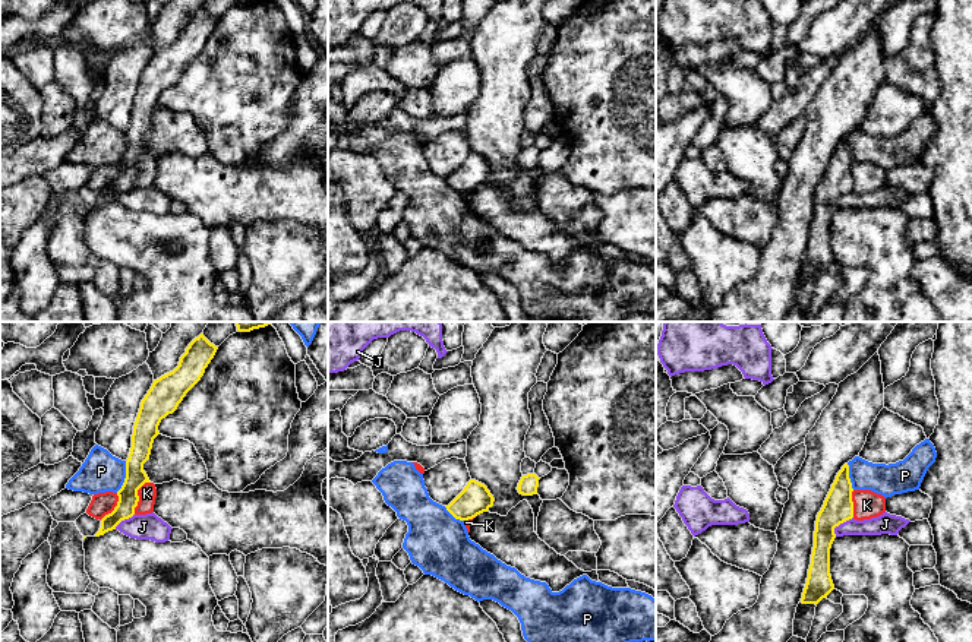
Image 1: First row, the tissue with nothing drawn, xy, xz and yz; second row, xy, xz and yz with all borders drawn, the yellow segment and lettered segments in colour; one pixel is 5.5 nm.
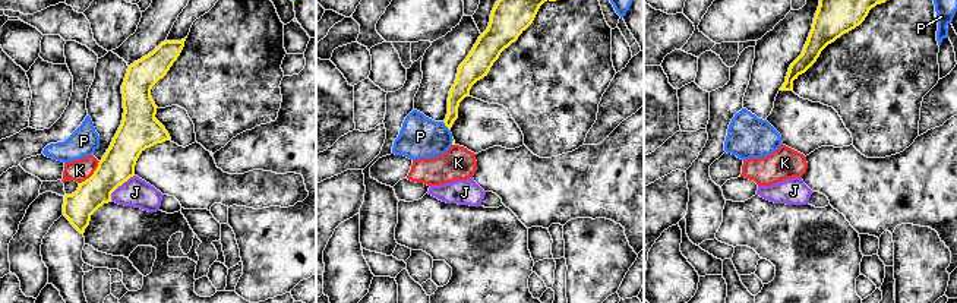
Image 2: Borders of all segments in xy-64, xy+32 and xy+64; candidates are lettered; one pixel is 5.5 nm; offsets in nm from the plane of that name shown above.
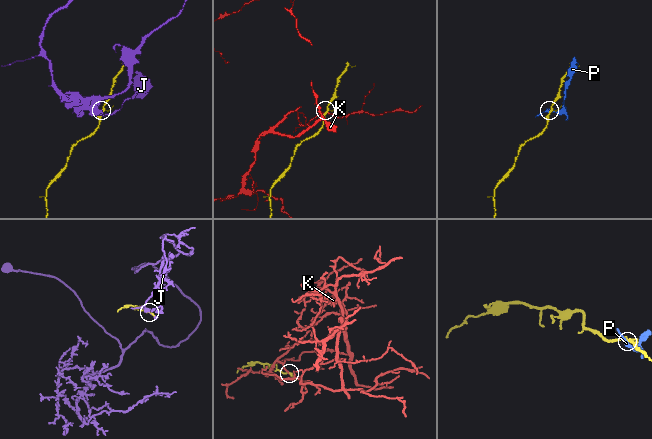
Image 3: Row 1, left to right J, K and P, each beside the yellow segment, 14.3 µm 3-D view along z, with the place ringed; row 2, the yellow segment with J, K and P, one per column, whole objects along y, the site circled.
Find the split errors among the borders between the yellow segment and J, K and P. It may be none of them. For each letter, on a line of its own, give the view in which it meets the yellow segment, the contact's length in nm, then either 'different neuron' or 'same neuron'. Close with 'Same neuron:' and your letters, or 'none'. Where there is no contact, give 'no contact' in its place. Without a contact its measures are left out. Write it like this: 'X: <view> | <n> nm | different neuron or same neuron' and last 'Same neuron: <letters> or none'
J: yz | 150 nm | different neuron
K: xy | 200 nm | different neuron
P: xy | 190 nm | different neuron
Same neuron: none

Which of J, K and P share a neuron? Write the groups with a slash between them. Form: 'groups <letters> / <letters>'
groups J / K / P

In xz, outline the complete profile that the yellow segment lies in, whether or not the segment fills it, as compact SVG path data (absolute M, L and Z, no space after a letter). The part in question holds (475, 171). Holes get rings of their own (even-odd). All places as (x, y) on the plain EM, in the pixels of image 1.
M470 152L464 162L445 180L455 192L468 193L487 184L493 174L495 171L485 156Z

